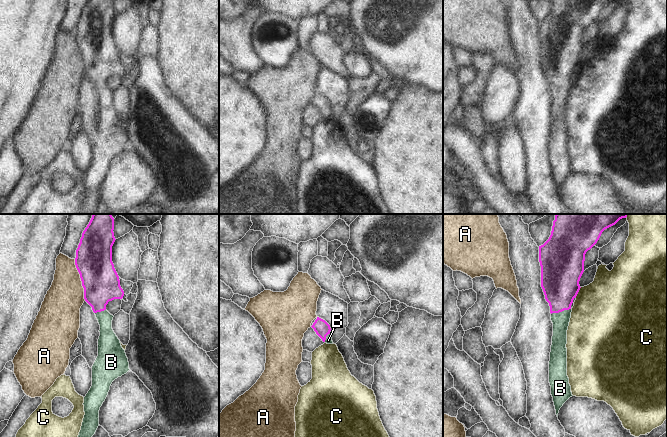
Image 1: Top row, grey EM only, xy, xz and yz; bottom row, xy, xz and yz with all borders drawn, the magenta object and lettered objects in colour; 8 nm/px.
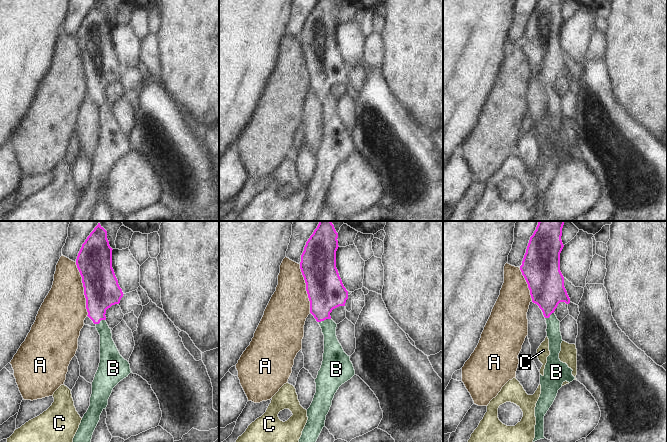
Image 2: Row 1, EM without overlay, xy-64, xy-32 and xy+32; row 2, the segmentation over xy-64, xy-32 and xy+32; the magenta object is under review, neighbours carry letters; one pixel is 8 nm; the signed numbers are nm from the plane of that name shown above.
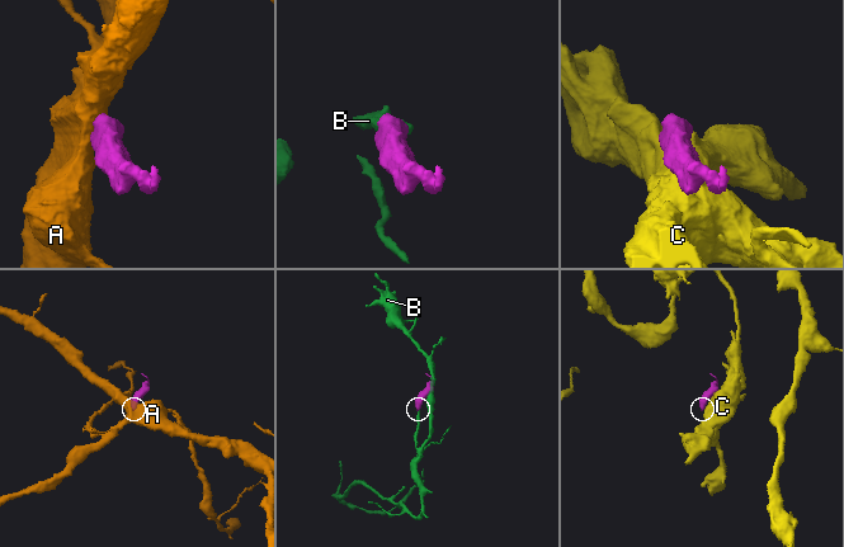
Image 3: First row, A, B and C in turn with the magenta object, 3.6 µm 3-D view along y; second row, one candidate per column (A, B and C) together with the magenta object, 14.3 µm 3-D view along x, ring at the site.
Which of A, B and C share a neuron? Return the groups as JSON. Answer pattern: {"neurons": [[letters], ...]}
{"neurons": [["A"], ["B"], ["C"]]}

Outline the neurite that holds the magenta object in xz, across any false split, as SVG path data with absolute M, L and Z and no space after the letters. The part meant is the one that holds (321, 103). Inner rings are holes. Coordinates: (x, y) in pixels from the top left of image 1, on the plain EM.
M317 93L313 101L311 102L316 110L322 115L323 118L327 120L333 120L331 112L330 101L323 95Z

